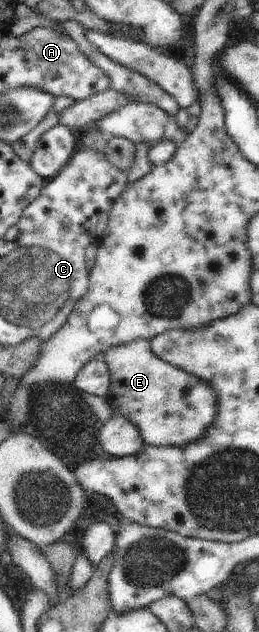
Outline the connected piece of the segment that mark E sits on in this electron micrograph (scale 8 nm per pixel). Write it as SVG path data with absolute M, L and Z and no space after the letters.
M135 340L109 348L103 358L109 372L111 372L111 392L107 394L109 405L115 414L129 418L139 432L145 445L155 446L185 446L189 442L197 442L207 435L207 430L215 422L217 416L217 394L213 386L205 380L200 380L197 376L164 362L153 354L149 340Z

